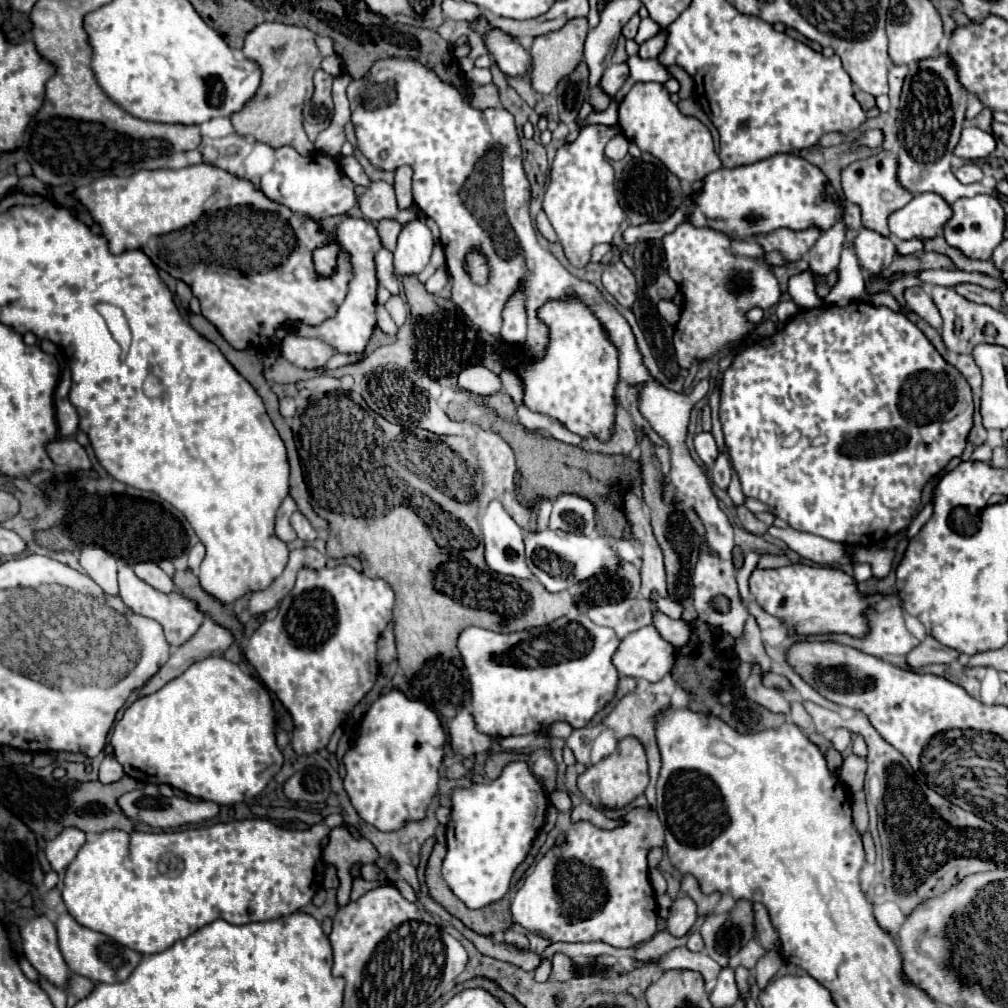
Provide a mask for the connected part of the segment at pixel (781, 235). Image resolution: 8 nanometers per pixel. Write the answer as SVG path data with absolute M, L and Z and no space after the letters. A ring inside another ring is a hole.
M782 228L782 230L776 230L772 234L758 236L756 242L766 252L780 250L788 262L794 262L794 260L802 258L812 248L812 244L818 240L818 236L820 236L820 230L816 230L816 228L802 230L802 232L792 232L792 230Z

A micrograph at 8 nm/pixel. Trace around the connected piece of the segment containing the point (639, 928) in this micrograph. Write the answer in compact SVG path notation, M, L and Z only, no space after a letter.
M632 808L620 822L614 830L604 830L590 822L576 822L568 830L564 844L552 846L514 894L510 904L512 920L550 942L606 942L614 948L632 948L648 942L656 934L658 920L648 876L648 852L664 846L664 828L652 808Z

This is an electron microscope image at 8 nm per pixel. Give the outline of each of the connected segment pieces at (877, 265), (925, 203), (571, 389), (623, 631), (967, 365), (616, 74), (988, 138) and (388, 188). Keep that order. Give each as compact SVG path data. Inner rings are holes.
M862 228L860 234L852 240L852 244L860 266L872 276L884 272L892 264L896 254L892 238L880 236L878 232L872 232L868 228Z
M934 192L916 194L904 208L888 218L890 232L900 240L930 240L942 234L944 224L952 216L950 204Z
M564 296L560 300L546 300L540 306L540 322L548 328L548 348L540 360L528 360L520 356L518 346L502 346L502 362L506 366L514 366L518 370L518 376L524 386L524 406L532 412L550 416L552 420L566 426L570 432L578 434L580 438L596 438L602 444L606 444L614 436L614 424L616 424L616 388L620 382L618 376L618 352L612 340L608 340L608 332L604 332L604 326L600 320L596 320L592 308L584 304L578 296Z
M660 596L634 598L634 600L624 600L620 604L590 608L588 618L600 626L612 628L618 634L618 638L624 638L628 636L628 632L636 632L644 626L652 626L654 616L658 612L678 620L682 614L682 606L670 598L660 598Z
M958 356L956 368L962 372L962 376L966 378L966 382L970 384L972 390L978 390L982 386L982 374L980 374L976 362L972 360L972 356Z
M626 62L624 64L610 64L604 72L604 76L600 78L600 90L608 92L608 96L614 96L622 88L622 84L626 82L628 74L630 72L628 72Z
M966 126L962 130L958 146L954 148L954 154L958 158L976 160L976 158L988 158L994 148L996 148L996 138L990 132L982 132L976 126Z
M382 180L372 182L372 186L366 190L366 194L358 198L358 204L370 222L396 220L396 222L404 224L404 222L416 218L416 214L398 208L394 186L388 182L382 182Z

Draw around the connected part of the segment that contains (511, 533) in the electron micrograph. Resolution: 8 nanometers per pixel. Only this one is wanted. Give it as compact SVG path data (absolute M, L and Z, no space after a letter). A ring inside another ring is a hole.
M492 500L482 512L482 536L486 564L494 572L516 578L534 578L524 556L522 528L510 518L498 500Z

